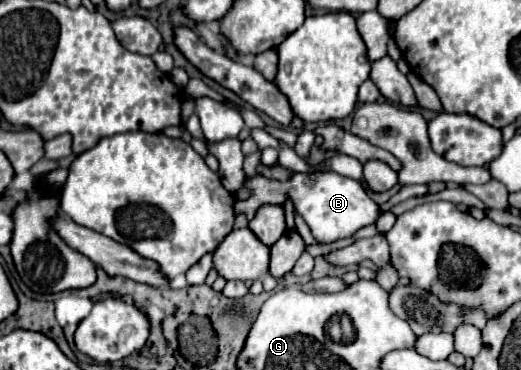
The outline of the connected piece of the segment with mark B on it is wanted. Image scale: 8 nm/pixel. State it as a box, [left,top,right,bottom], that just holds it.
[234,171,380,243]

